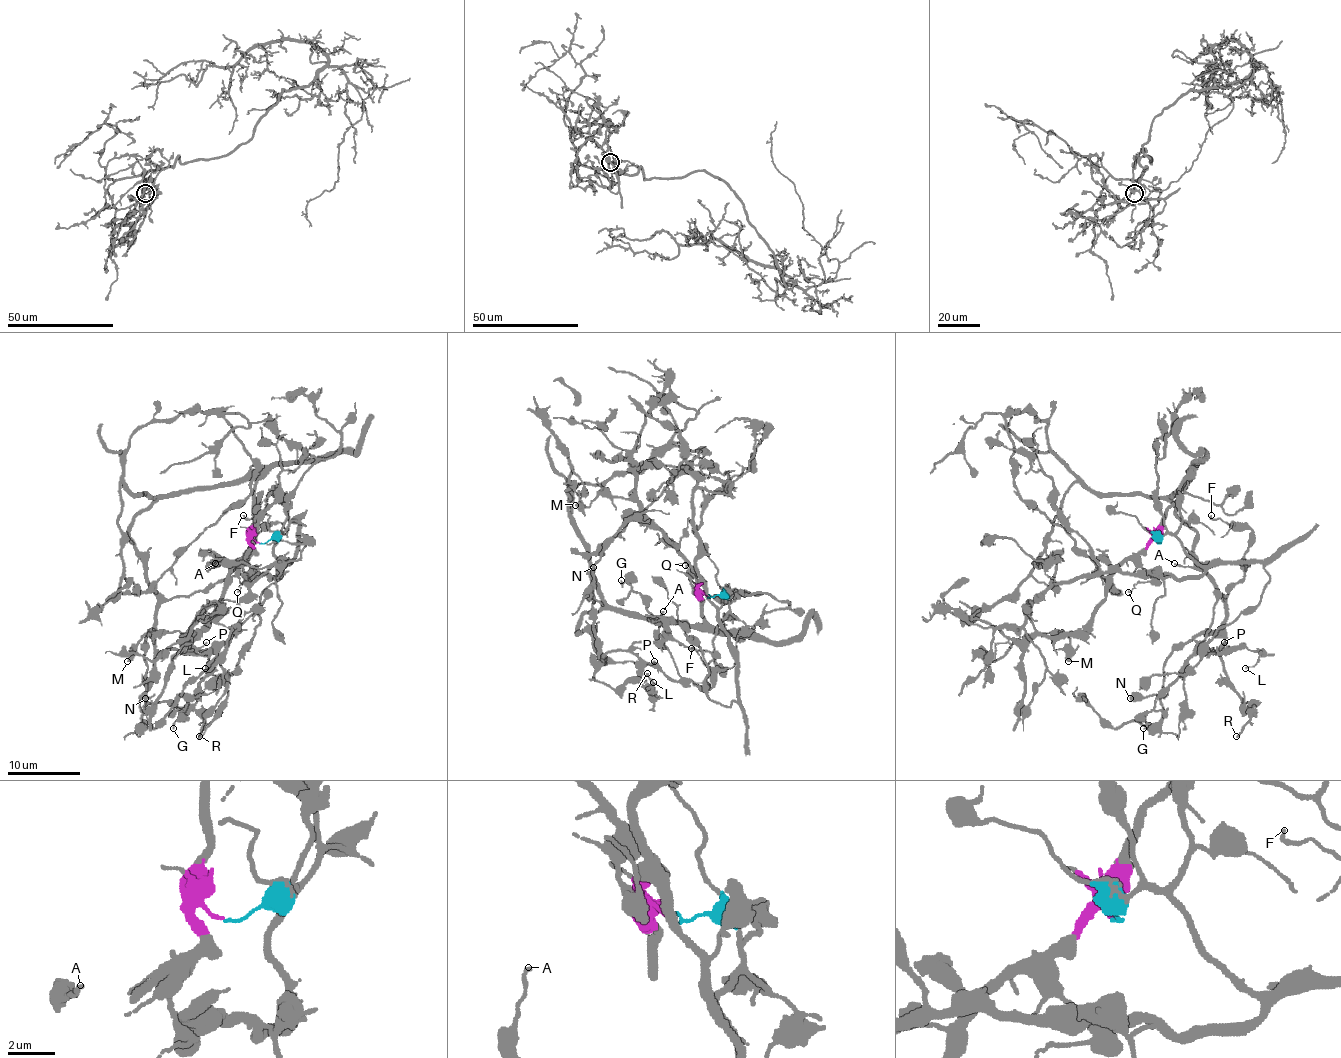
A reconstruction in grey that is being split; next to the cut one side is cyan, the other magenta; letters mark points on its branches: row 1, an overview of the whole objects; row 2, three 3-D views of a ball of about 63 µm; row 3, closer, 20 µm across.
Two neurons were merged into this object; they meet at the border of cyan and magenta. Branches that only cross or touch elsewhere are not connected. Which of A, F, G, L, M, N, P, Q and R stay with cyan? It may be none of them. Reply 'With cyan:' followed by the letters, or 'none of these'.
With cyan: none of these

